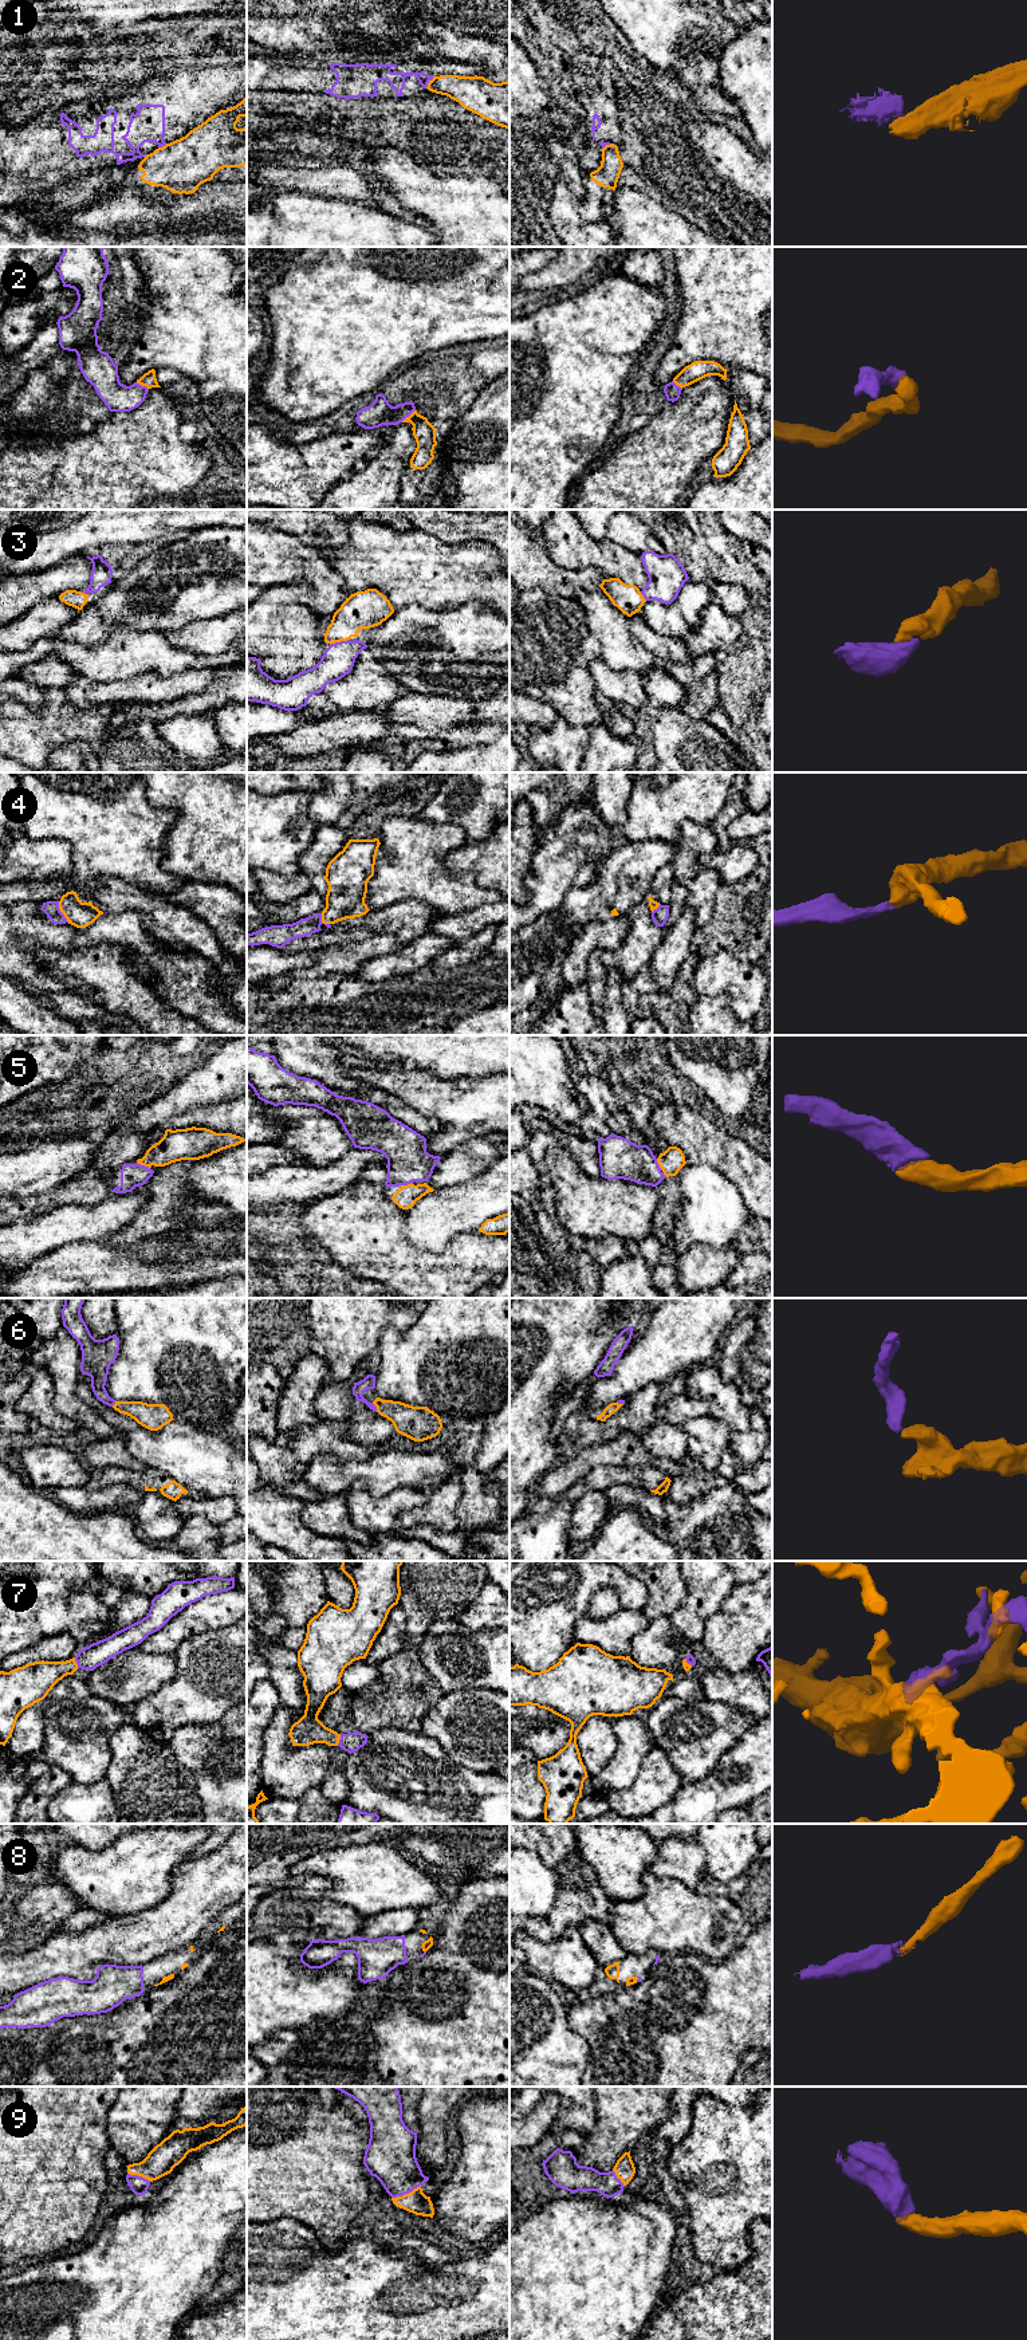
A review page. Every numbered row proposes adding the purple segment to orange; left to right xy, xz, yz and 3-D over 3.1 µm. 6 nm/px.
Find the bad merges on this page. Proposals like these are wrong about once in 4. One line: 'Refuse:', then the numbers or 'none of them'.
Refuse: 1

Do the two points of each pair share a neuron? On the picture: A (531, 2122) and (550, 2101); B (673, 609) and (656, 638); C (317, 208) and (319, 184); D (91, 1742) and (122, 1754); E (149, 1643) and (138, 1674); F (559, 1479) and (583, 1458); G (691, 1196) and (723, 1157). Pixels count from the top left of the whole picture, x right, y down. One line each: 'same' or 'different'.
A: same
B: different
C: different
D: different
E: different
F: same
G: different

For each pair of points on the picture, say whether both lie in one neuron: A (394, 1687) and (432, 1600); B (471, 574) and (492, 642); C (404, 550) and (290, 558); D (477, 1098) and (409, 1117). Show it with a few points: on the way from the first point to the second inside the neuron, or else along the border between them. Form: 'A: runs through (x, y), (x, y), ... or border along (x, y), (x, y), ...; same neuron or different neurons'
A: runs through (405, 1666), (418, 1621); same neuron
B: border along (448, 608), (483, 602), (495, 610); different neurons
C: border along (327, 561), (342, 578), (345, 588); different neurons
D: border along (394, 1097), (425, 1117), (432, 1117), (437, 1131); different neurons

